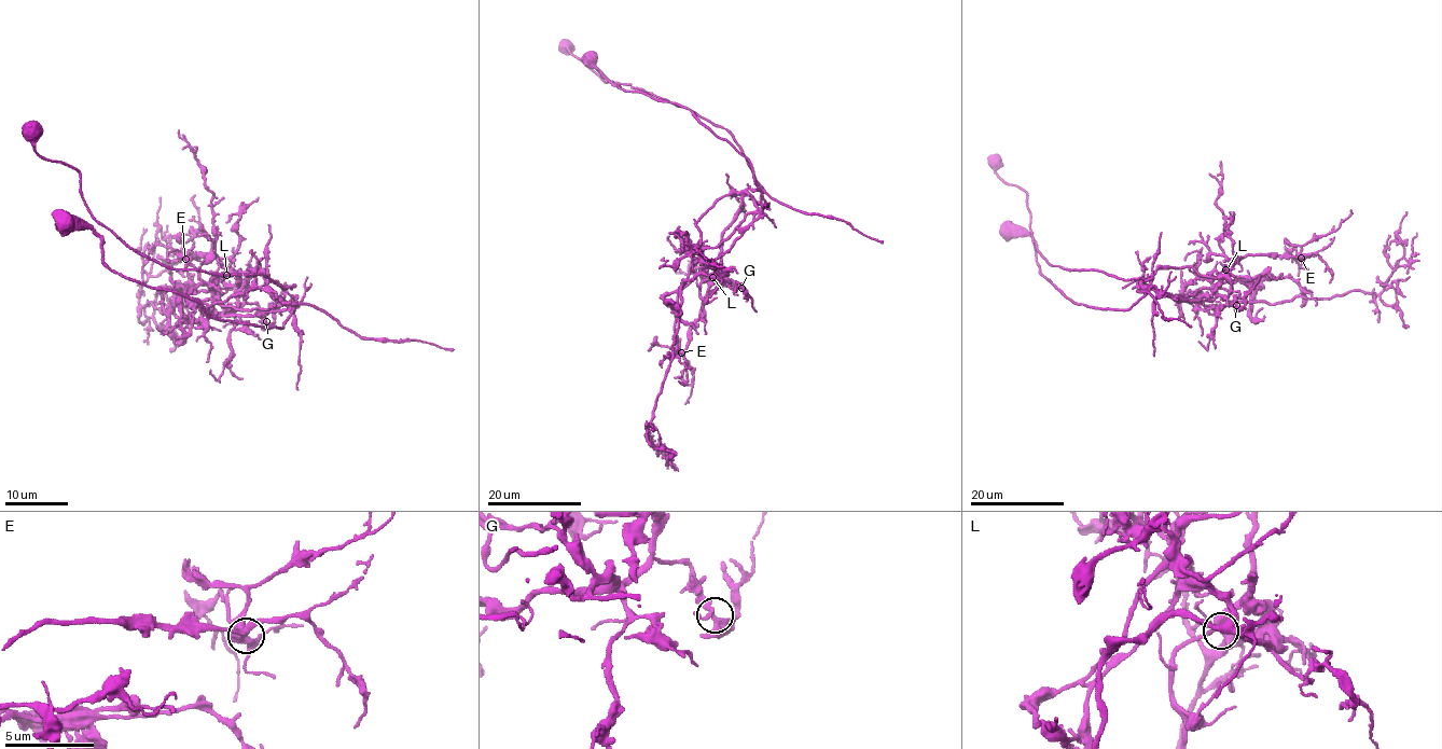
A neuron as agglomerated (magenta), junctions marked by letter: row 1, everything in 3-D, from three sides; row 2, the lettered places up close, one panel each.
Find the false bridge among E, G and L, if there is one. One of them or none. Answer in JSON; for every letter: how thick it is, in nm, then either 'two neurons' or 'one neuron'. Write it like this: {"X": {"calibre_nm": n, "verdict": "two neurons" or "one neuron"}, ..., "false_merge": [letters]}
{"E": {"calibre_nm": 300, "verdict": "one neuron"}, "G": {"calibre_nm": 320, "verdict": "one neuron"}, "L": {"calibre_nm": 340, "verdict": "two neurons"}, "false_merge": ["L"]}

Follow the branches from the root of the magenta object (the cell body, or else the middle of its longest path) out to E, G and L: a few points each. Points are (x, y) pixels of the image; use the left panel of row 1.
E: (32, 132), (140, 253), (294, 286), (277, 296), (239, 271), (229, 286), (215, 254), (185, 259)
G: (32, 132), (140, 253), (294, 286), (281, 310), (222, 314), (255, 303), (266, 321)
L: (32, 132), (140, 253), (294, 286), (277, 296), (260, 272), (227, 275)

